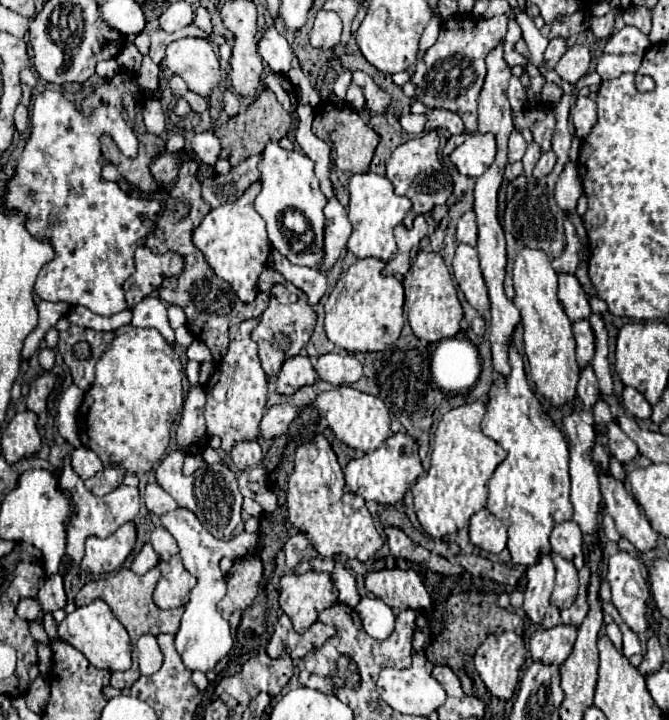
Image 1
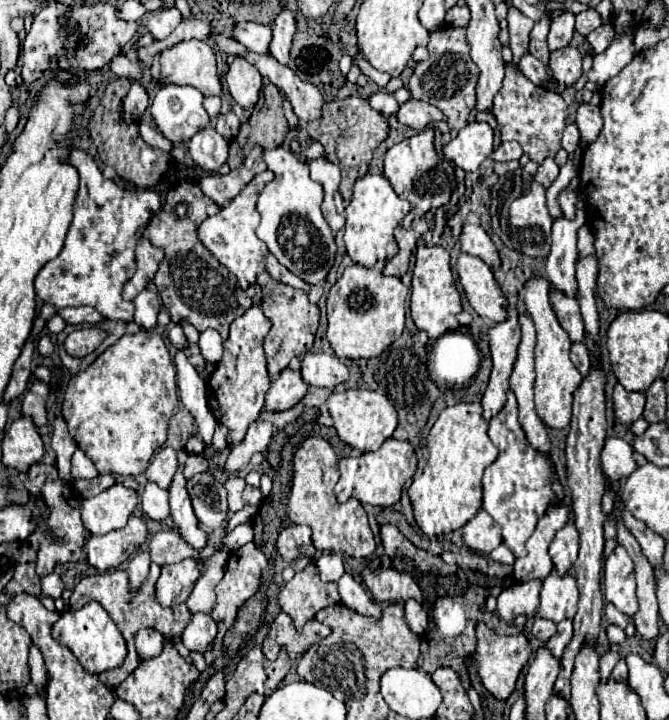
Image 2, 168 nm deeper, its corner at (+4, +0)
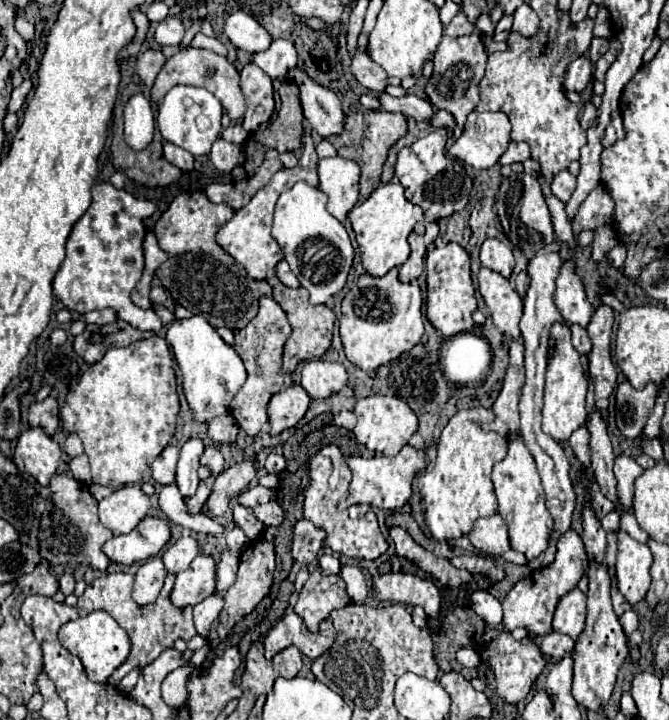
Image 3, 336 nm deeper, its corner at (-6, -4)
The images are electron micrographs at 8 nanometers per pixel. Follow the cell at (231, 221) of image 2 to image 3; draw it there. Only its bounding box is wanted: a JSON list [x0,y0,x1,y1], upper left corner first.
[217,135,317,279]

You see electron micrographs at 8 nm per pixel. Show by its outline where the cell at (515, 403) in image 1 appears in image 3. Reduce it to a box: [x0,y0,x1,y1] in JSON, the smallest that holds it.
[491,437,553,559]

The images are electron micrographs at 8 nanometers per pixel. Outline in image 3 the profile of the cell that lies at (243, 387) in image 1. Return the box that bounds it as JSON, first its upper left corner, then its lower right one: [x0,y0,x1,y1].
[229,297,291,437]

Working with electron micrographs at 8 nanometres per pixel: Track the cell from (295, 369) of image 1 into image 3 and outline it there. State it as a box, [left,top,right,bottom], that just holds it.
[269,383,311,435]

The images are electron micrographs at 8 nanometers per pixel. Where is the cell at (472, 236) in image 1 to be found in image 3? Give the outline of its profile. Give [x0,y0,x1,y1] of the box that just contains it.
[479,239,515,277]

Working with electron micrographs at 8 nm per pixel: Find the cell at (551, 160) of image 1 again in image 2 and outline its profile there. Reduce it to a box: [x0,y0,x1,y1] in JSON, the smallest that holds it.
[535,159,559,189]

